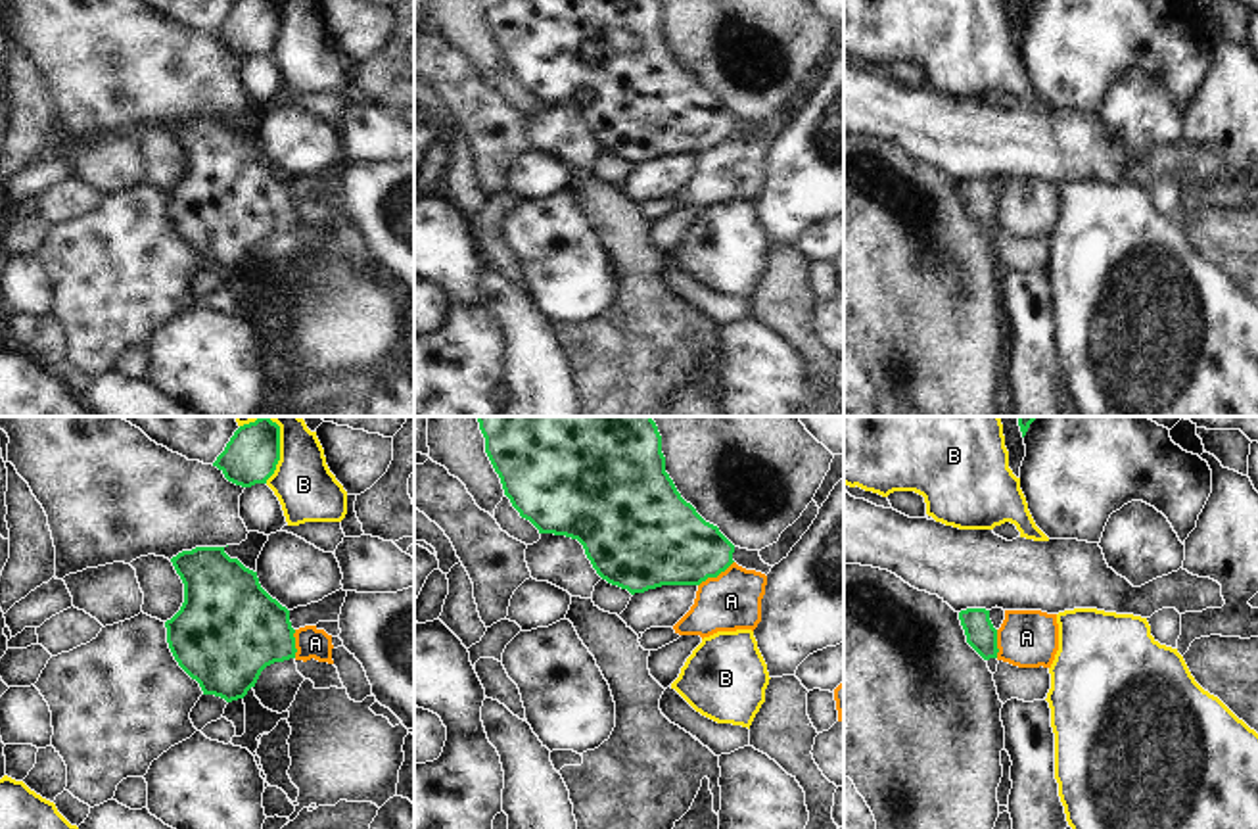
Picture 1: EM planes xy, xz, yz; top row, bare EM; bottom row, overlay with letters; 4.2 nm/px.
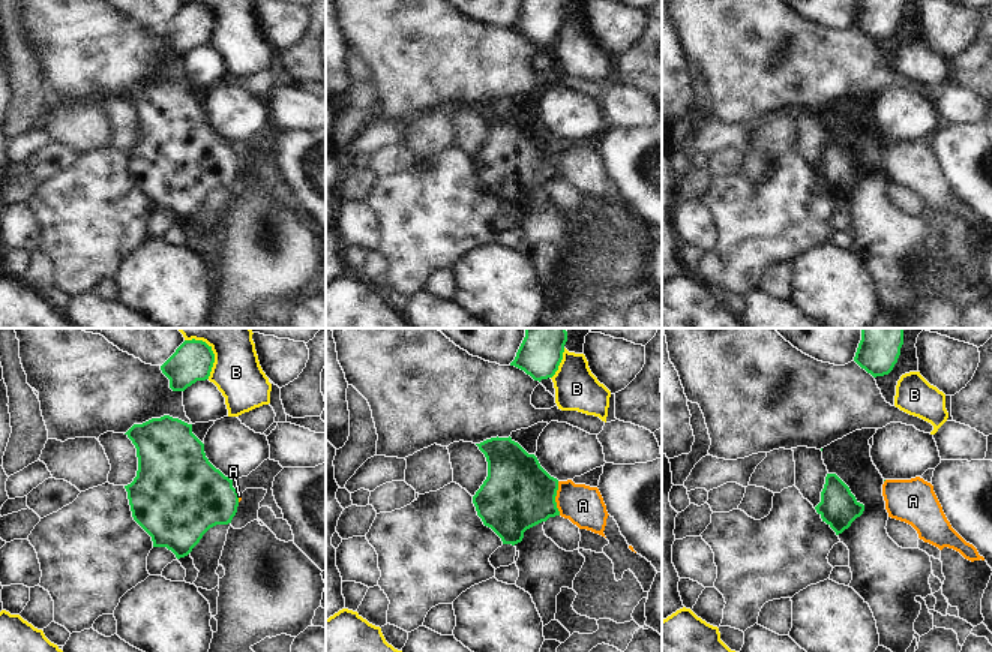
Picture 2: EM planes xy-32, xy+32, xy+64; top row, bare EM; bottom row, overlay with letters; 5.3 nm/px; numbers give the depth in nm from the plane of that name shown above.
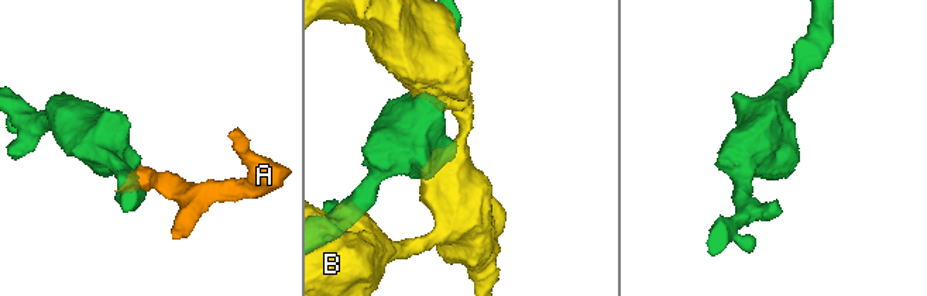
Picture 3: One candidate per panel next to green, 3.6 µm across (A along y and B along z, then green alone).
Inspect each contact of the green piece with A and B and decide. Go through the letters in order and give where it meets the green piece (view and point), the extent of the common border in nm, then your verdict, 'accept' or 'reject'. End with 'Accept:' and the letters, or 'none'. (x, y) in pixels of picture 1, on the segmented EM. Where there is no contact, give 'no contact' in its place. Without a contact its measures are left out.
A: contact xz (716, 576); length 190 nm; reject
B: contact xy (279, 450); length 280 nm; reject
Accept: none

